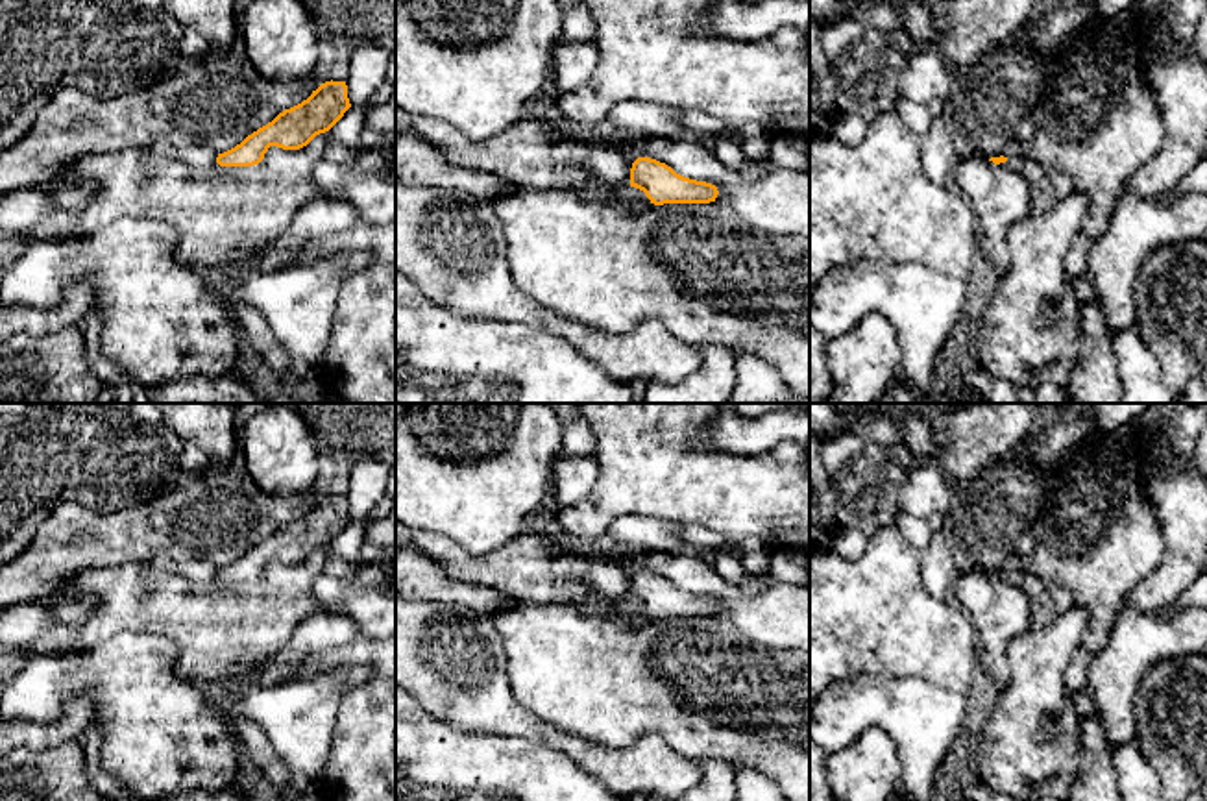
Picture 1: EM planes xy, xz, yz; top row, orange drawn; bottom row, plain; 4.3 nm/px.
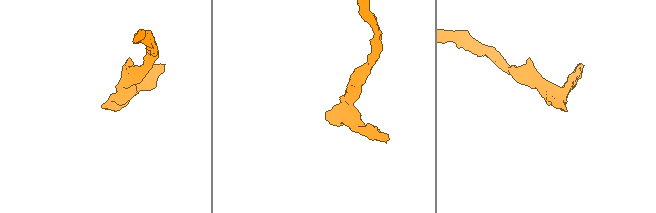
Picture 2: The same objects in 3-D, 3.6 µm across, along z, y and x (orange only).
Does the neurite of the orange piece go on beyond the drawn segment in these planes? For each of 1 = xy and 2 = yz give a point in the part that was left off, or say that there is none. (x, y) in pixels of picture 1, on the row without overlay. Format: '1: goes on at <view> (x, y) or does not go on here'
1: does not go on here
2: does not go on here

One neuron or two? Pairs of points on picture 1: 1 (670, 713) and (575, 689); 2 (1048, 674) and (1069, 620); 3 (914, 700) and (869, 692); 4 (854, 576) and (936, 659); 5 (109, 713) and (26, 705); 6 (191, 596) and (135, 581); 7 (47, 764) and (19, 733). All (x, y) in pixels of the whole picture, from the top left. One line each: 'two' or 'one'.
1: one
2: one
3: one
4: one
5: one
6: one
7: two

